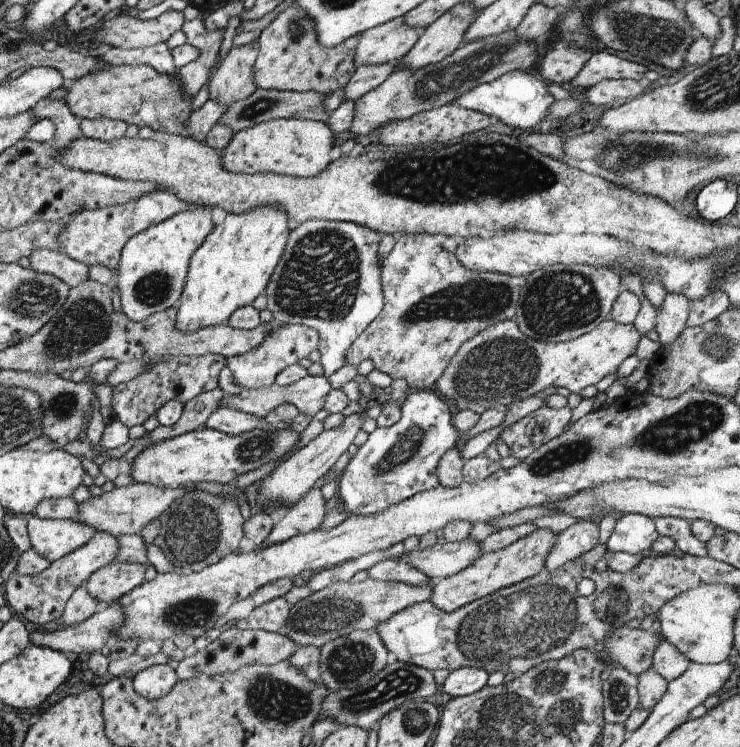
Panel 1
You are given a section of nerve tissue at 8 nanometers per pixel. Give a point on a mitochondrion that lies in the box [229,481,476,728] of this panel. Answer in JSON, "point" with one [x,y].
{"point":[327,615]}

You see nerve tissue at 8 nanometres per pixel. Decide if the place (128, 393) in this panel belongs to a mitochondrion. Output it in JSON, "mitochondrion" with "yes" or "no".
{"mitochondrion":"no"}

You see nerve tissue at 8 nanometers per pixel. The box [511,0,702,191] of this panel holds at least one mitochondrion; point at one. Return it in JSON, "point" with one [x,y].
{"point":[661,38]}

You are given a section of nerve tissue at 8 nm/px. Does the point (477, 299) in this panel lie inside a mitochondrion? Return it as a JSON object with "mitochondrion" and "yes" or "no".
{"mitochondrion":"yes"}

